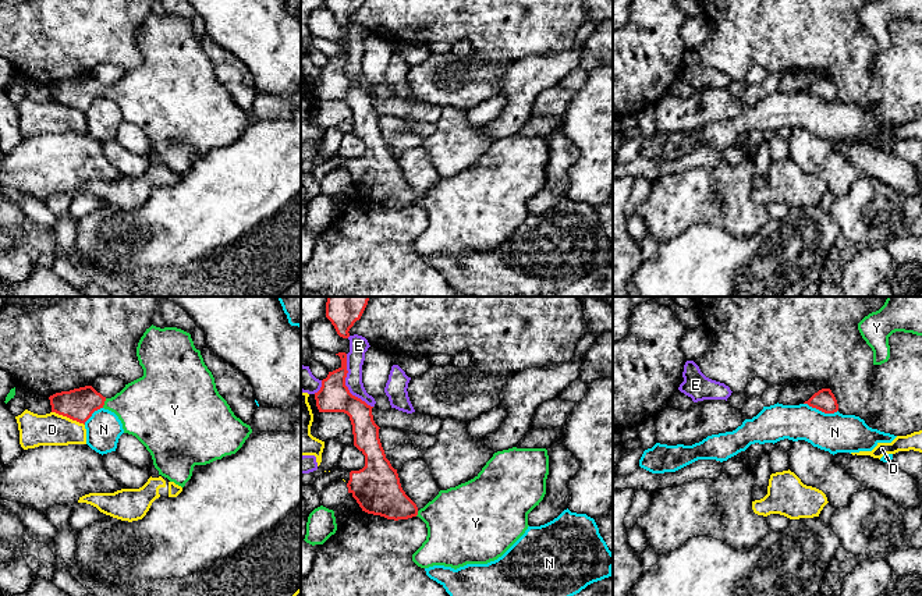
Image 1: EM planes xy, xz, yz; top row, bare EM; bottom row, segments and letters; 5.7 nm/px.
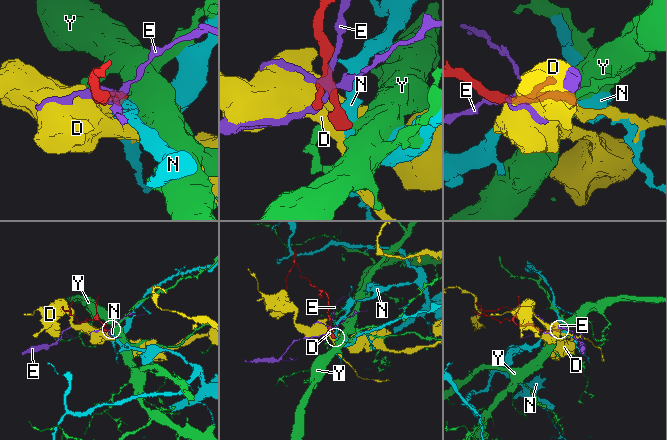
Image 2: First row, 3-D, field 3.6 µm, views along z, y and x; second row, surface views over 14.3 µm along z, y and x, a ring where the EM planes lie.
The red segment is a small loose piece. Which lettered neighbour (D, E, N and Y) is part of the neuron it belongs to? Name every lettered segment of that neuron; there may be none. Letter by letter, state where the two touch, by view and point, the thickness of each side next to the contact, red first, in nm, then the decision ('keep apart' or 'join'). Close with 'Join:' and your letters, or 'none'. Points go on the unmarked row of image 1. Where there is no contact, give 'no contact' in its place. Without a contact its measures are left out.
D: xy (68, 105) | 190/190 nm | keep apart
E: xz (344, 73) | 180/110 nm | keep apart
N: yz (821, 98) | 120/220 nm | keep apart
Y: xy (103, 91) | 190/340 nm | join
Join: Y

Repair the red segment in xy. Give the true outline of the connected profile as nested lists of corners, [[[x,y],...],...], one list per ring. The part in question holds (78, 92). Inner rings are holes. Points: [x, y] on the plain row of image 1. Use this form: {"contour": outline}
{"contour": [[[150,14],[141,25],[136,45],[143,64],[125,72],[111,86],[103,85],[92,74],[56,81],[49,85],[52,100],[84,111],[100,96],[114,100],[123,111],[124,121],[135,124],[150,141],[159,163],[184,175],[191,167],[195,153],[206,153],[226,143],[235,142],[252,121],[249,113],[234,103],[227,89],[219,82],[212,60],[195,36],[191,22],[177,15]]]}

